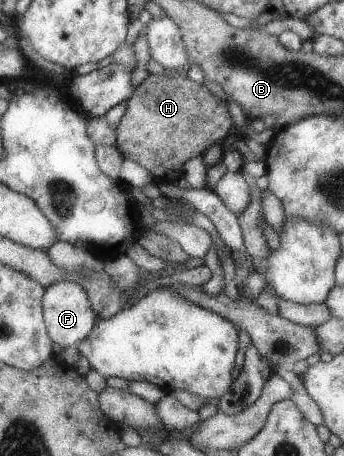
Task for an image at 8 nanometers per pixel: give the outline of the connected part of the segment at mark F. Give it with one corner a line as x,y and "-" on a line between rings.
68,280
50,284
44,290
41,299
41,310
46,334
48,334
53,344
61,348
75,346
78,342
83,341
92,330
94,320
97,320
84,288
80,288
80,284

